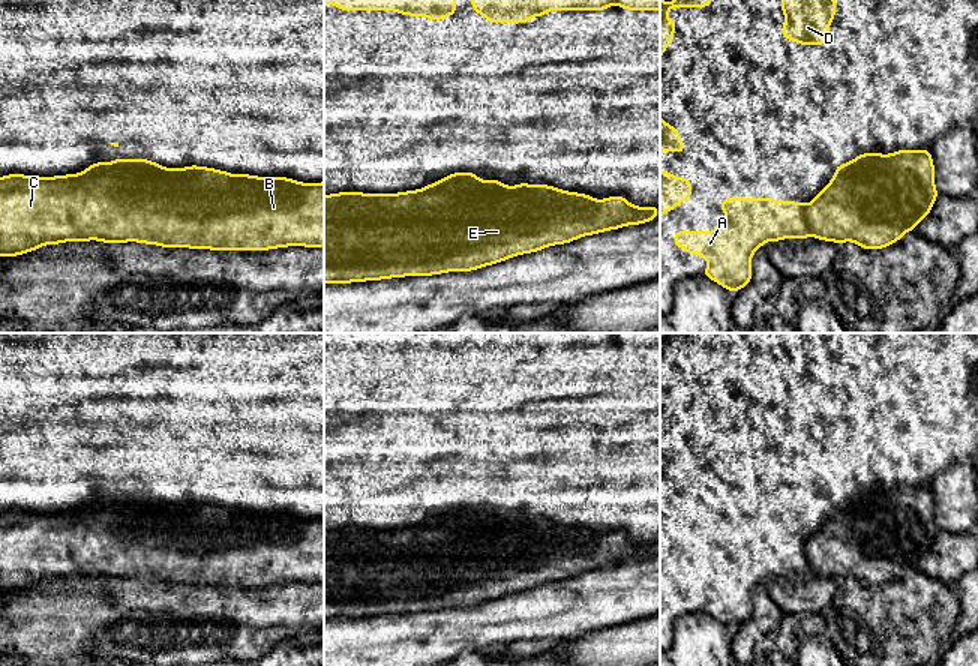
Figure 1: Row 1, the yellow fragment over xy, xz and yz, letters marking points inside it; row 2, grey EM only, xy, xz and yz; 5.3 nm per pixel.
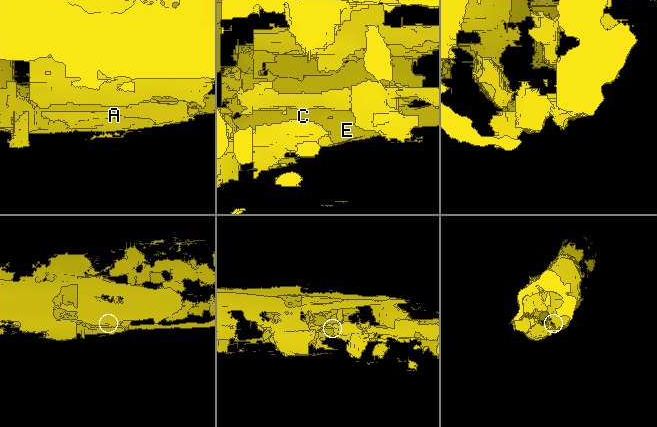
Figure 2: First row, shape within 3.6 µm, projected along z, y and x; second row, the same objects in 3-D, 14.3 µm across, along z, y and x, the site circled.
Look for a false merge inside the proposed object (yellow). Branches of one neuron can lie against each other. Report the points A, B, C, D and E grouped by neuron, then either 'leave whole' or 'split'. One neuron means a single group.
A D / B C E | split

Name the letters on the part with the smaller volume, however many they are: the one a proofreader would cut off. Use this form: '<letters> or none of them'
B, C, E

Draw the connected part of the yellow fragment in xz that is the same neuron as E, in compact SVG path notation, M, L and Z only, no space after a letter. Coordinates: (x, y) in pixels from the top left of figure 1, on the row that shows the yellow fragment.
M549 184L507 188L435 188L398 194L356 190L324 195L324 285L382 280L406 276L434 276L448 272L474 272L512 256L566 244L585 236L640 225L657 219L658 206L632 206L626 196L594 200L588 194L562 190Z

